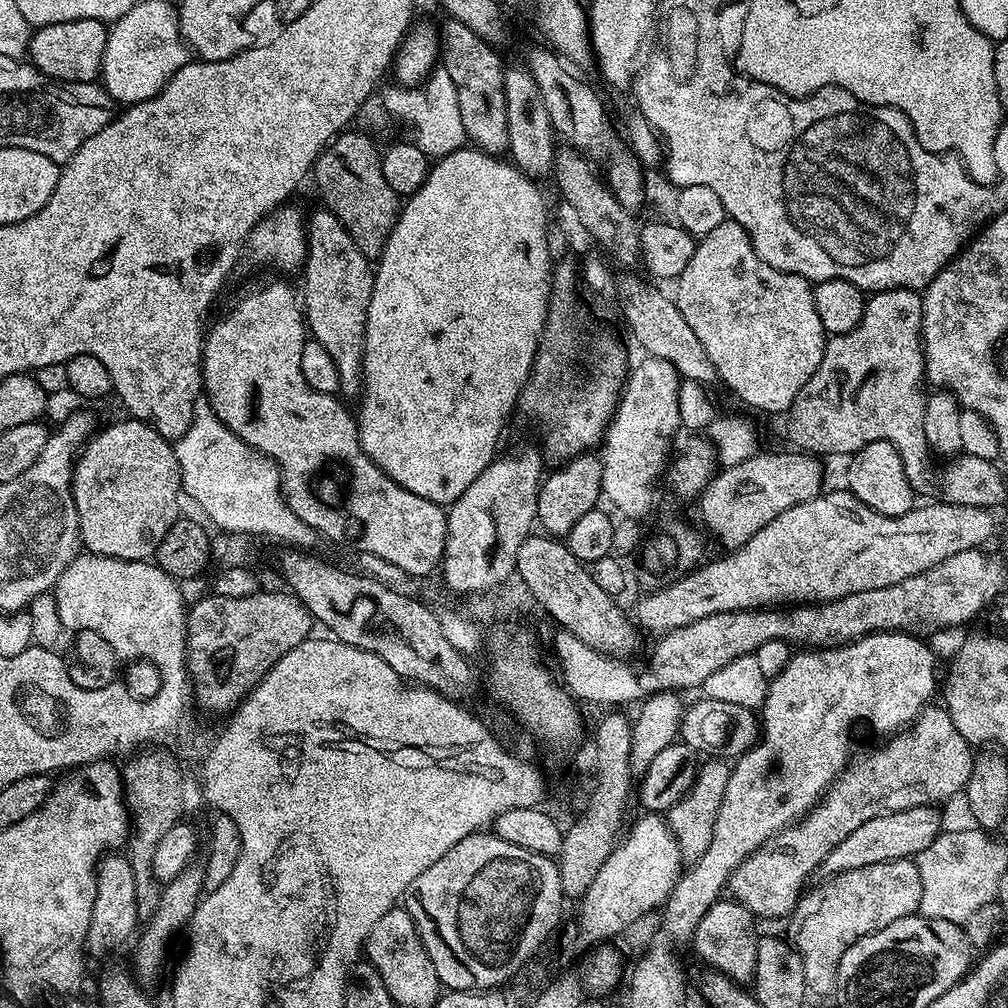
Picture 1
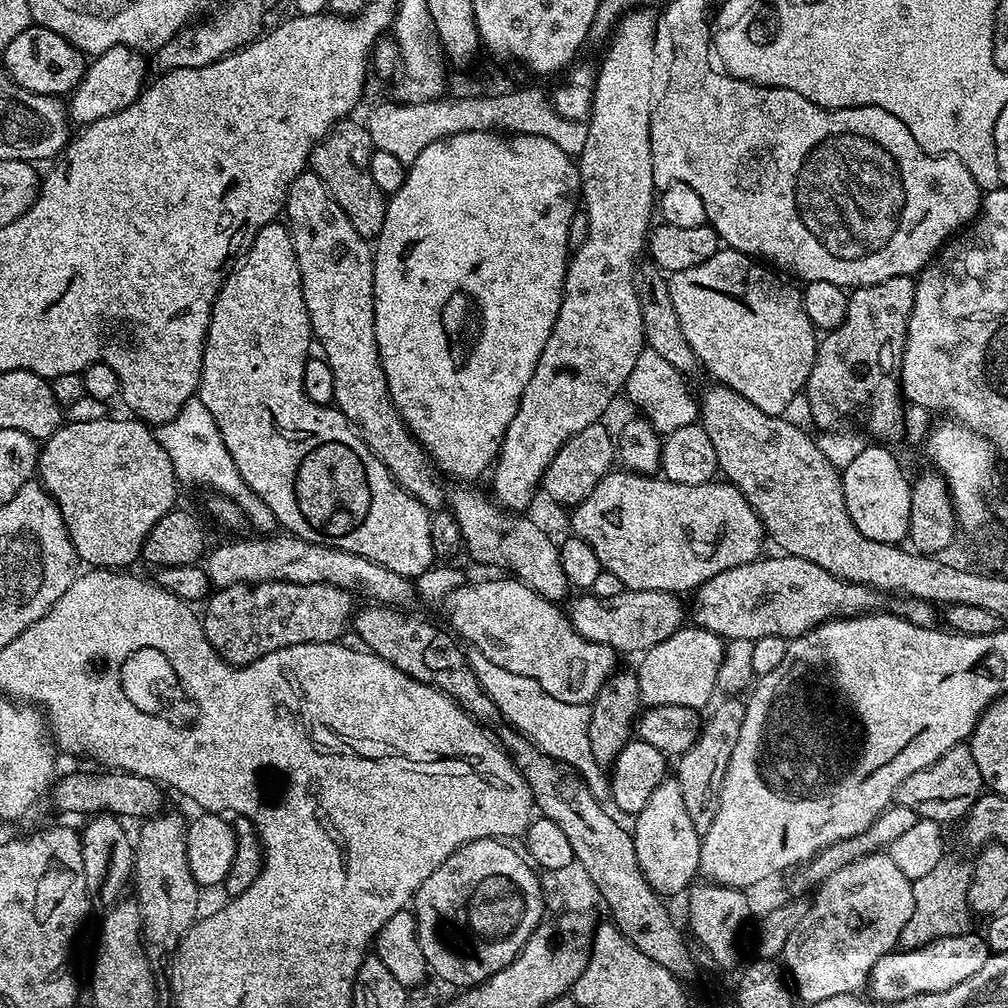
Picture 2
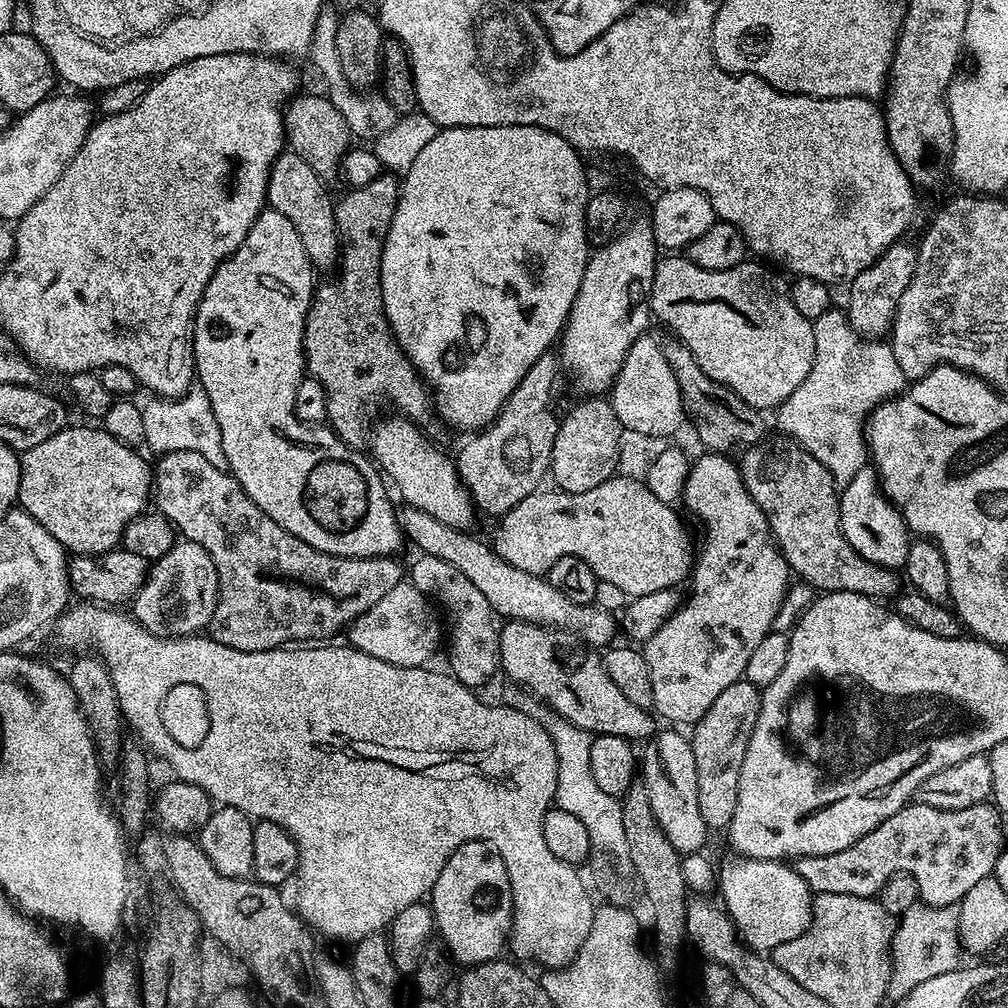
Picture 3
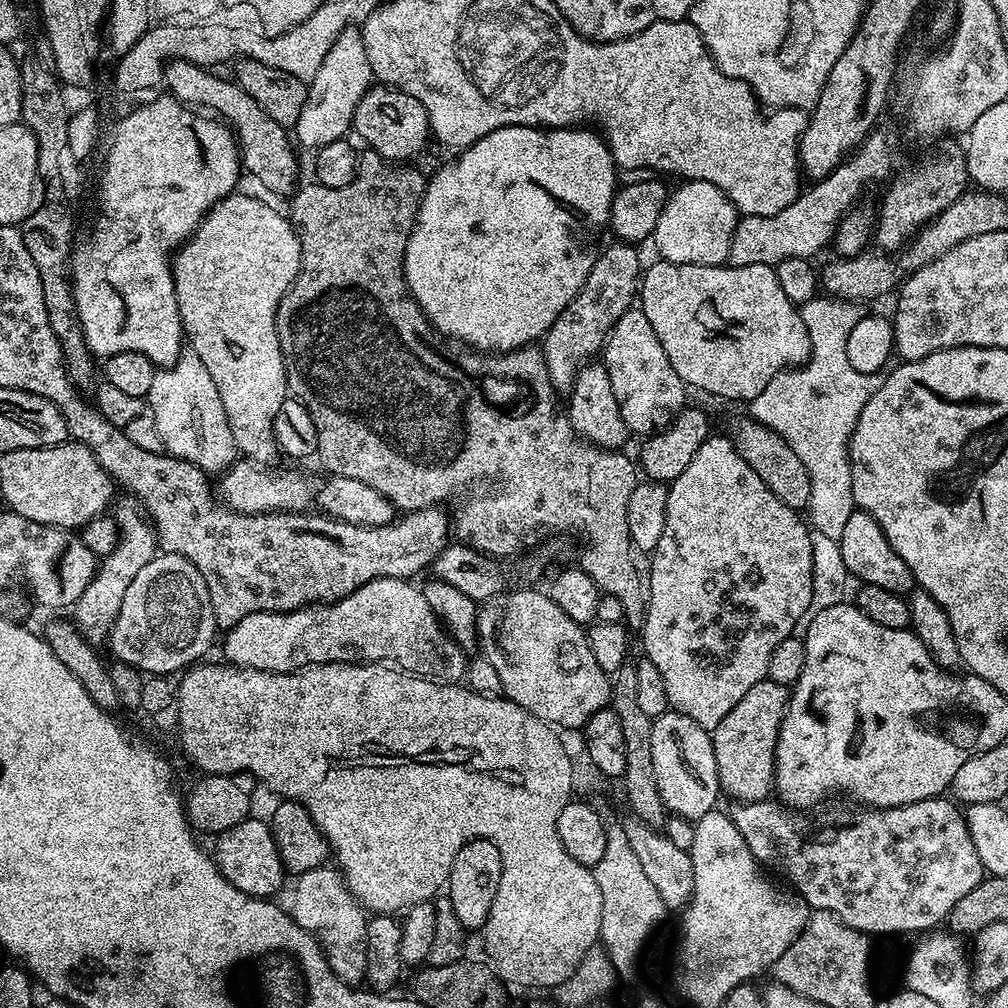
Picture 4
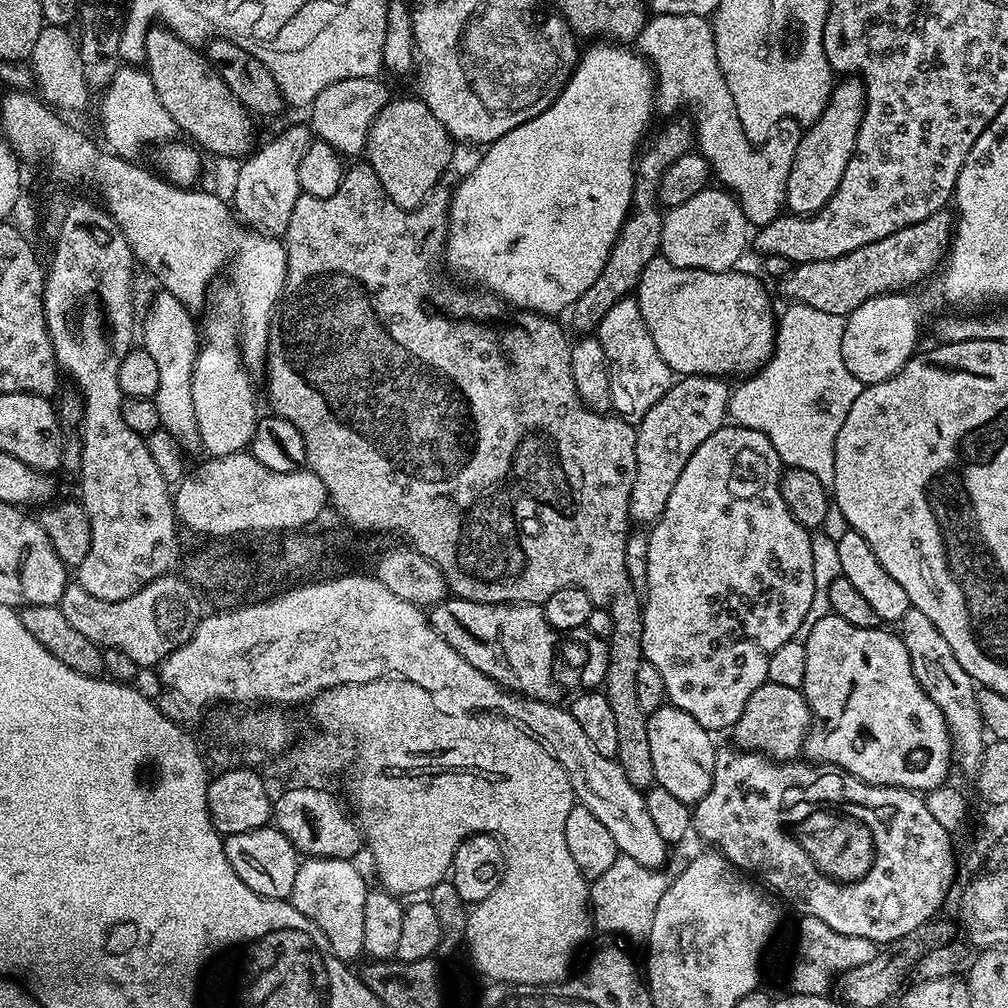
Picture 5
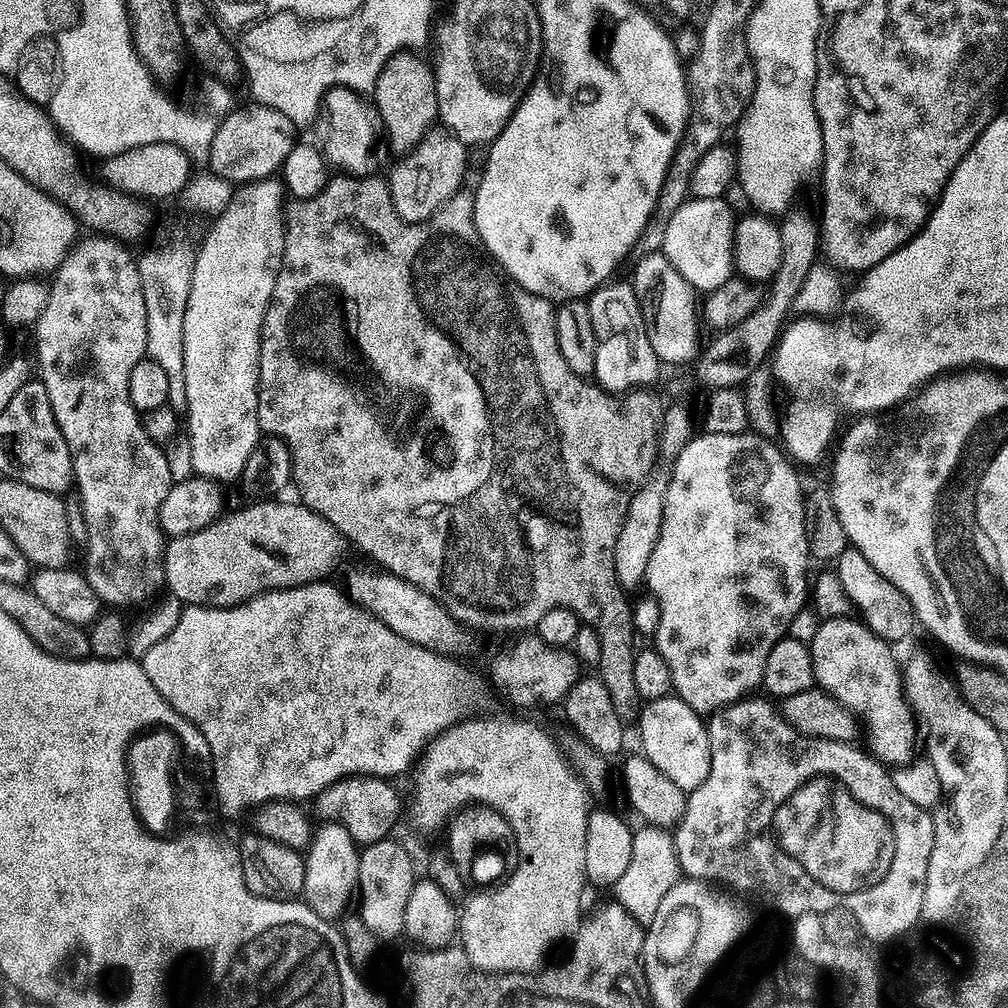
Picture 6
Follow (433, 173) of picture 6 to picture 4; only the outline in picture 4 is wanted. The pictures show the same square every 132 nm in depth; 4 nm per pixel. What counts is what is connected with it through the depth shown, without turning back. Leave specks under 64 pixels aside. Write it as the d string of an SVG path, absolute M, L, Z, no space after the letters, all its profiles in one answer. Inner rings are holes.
M373 86L358 102L358 106L354 110L354 118L352 119L352 128L362 139L365 140L367 147L373 152L389 162L408 162L411 156L416 156L424 148L424 143L430 140L430 129L428 126L428 115L422 106L422 102L418 102L418 98L406 95L399 88L391 86Z

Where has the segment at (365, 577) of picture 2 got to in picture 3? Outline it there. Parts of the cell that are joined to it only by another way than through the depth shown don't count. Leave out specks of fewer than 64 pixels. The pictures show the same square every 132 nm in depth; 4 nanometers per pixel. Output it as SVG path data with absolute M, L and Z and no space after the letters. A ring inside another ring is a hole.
M180 538L161 560L149 567L142 590L130 601L130 612L155 636L195 636L196 616L211 617L219 593L220 579L211 554L198 542Z

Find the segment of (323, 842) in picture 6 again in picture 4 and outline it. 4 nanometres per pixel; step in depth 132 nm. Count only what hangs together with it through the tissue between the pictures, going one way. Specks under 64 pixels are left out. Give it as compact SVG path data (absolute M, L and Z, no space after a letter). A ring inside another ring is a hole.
M325 866L309 872L301 872L295 877L296 889L292 892L290 915L296 925L306 930L316 939L328 964L343 984L360 986L365 983L366 974L366 919L365 909L356 903L343 876L335 867Z

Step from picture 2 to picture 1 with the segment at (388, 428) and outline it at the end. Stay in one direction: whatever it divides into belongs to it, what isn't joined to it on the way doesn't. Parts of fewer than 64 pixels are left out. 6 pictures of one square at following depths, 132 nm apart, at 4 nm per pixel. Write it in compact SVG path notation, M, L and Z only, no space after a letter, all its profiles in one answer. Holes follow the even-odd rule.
M317 208L306 220L308 257L302 269L302 311L311 339L326 346L326 352L334 358L334 366L338 366L340 392L355 397L361 391L364 375L364 331L374 268L369 257L358 250L340 219L329 208Z

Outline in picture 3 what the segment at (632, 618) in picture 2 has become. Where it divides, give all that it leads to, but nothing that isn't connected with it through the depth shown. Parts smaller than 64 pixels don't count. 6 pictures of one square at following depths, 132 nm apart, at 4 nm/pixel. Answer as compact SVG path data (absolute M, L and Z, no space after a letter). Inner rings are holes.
M401 507L398 512L400 526L405 537L408 536L420 547L419 551L426 555L445 559L451 565L462 570L470 582L478 586L492 607L497 617L504 616L508 620L525 620L528 624L542 624L546 628L558 628L571 632L583 643L596 650L604 650L613 643L618 636L618 620L613 613L597 608L595 604L575 604L562 594L562 590L554 590L544 576L526 574L526 570L518 570L510 566L495 551L491 545L479 540L468 530L451 528L438 518L430 518L417 508Z

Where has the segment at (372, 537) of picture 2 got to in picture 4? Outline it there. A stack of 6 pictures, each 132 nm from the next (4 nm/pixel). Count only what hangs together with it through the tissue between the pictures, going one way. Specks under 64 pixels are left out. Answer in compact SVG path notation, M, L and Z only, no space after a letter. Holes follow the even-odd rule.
M233 194L220 201L175 253L176 297L190 350L202 358L202 366L210 370L210 378L214 378L214 386L218 386L218 398L222 398L237 453L253 462L268 462L278 452L276 415L282 402L290 396L288 368L284 365L276 329L276 312L300 273L300 240L285 213L283 216L264 200L240 195Z

